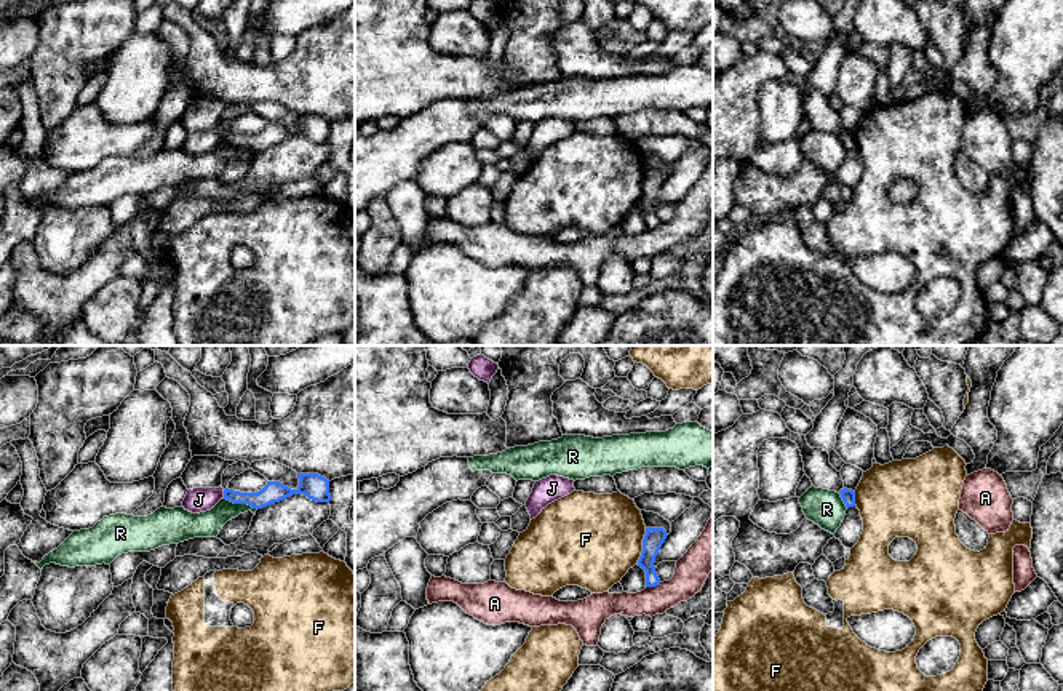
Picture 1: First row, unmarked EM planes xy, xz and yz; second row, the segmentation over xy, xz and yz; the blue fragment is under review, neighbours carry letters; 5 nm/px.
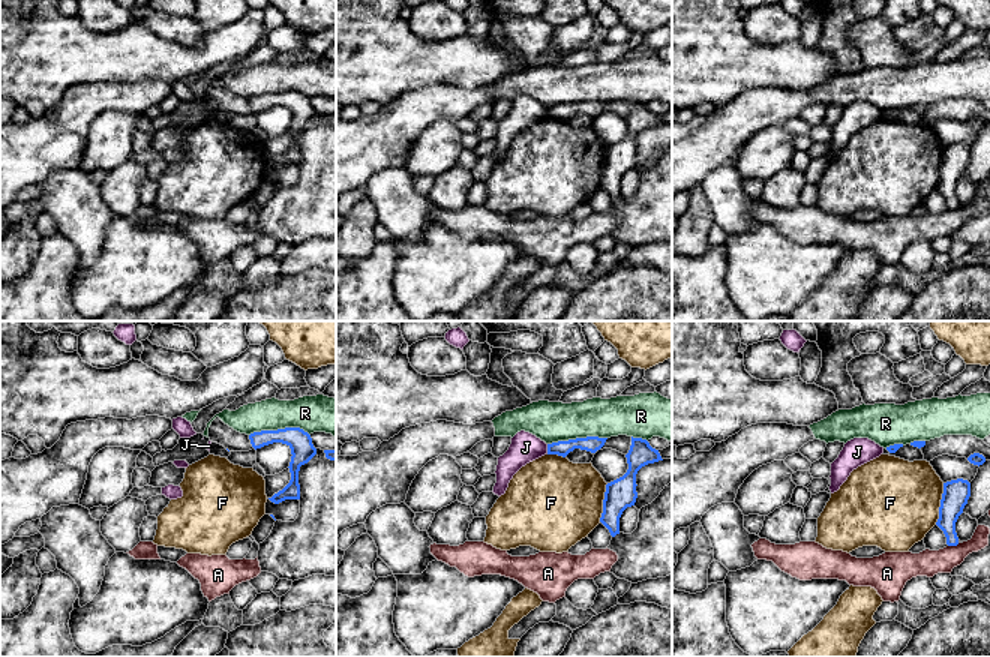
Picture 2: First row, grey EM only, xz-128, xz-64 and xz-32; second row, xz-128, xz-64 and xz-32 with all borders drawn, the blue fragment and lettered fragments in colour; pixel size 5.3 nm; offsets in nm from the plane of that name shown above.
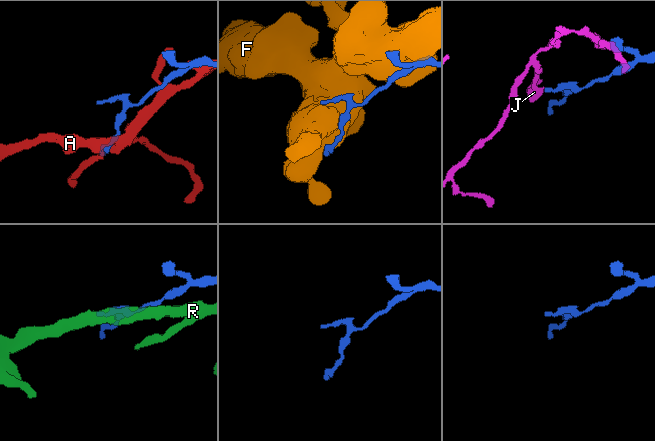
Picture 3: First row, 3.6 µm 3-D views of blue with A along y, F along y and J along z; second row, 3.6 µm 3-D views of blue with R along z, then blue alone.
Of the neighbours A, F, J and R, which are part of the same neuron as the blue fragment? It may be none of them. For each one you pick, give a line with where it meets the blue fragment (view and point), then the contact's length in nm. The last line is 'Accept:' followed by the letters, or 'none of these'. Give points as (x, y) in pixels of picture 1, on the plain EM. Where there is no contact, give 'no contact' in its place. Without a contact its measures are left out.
Accept: none of these

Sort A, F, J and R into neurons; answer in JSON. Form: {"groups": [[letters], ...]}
{"groups": [["A"], ["F"], ["J"], ["R"]]}

